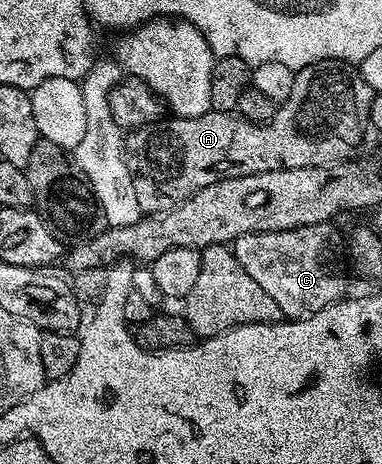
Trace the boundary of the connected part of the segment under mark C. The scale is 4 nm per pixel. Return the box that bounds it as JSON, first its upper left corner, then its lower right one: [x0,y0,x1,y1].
[232,222,347,320]

